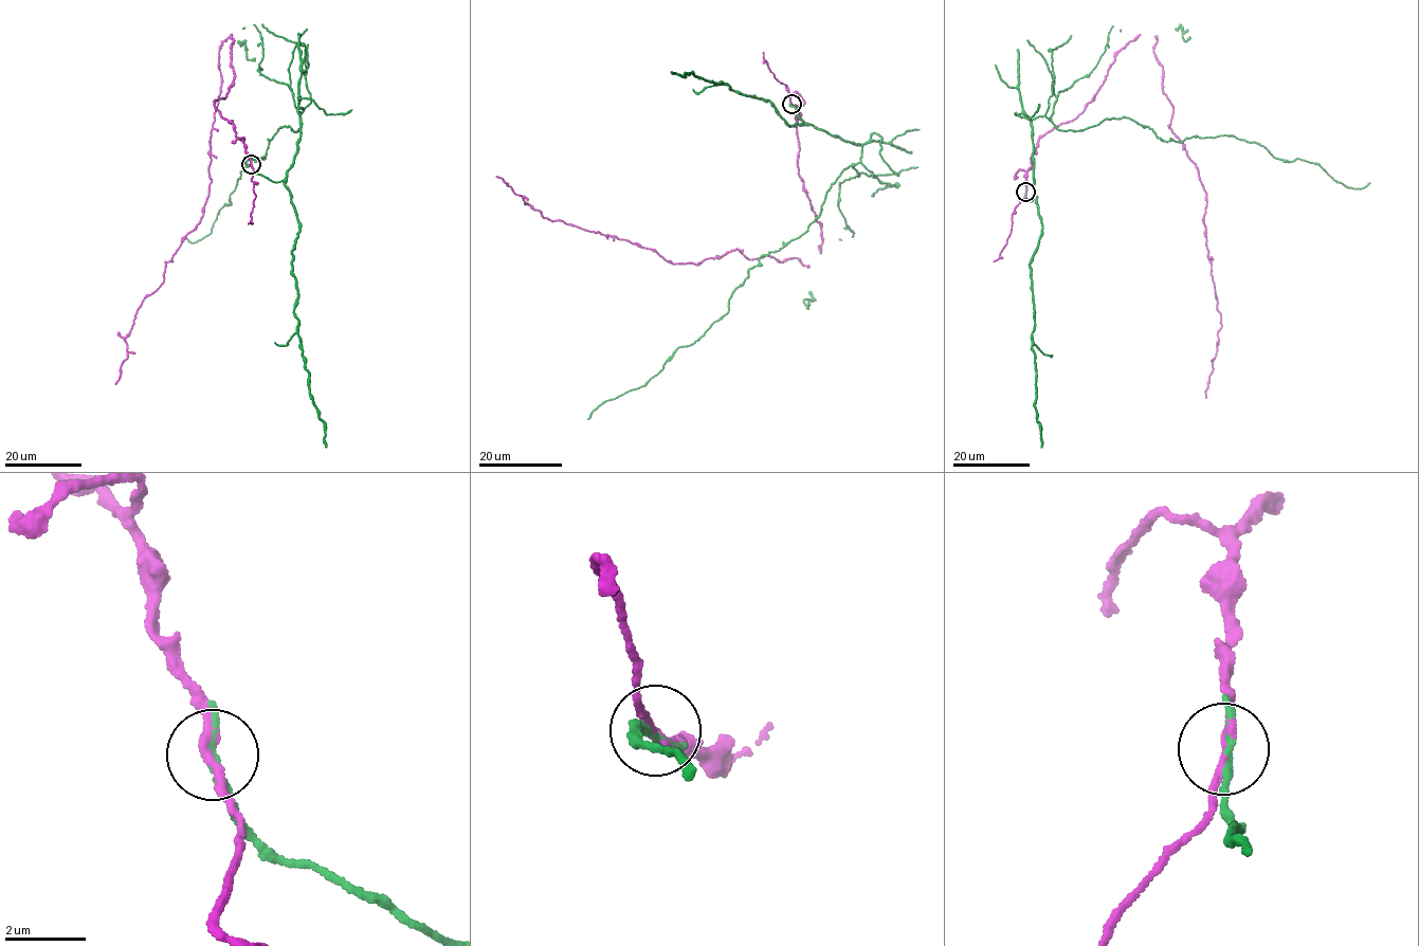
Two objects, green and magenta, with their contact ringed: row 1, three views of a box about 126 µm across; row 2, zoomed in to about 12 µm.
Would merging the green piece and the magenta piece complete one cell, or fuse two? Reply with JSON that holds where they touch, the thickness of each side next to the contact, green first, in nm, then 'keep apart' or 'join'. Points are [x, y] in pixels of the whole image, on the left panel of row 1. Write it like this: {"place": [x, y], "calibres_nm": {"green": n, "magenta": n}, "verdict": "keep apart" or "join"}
{"place": [251, 164], "calibres_nm": {"green": 150, "magenta": 200}, "verdict": "keep apart"}

